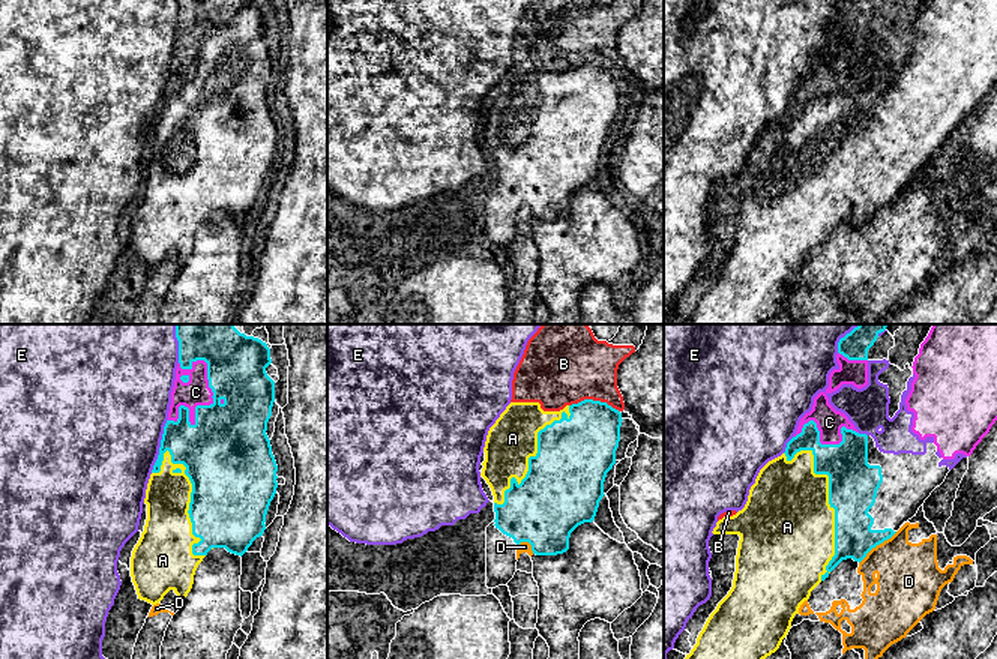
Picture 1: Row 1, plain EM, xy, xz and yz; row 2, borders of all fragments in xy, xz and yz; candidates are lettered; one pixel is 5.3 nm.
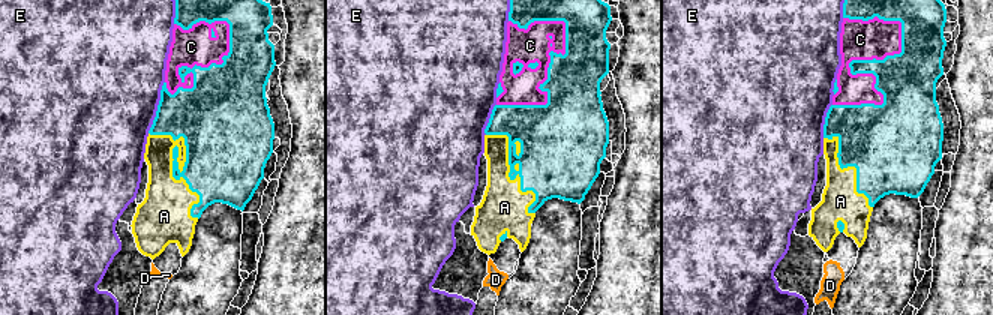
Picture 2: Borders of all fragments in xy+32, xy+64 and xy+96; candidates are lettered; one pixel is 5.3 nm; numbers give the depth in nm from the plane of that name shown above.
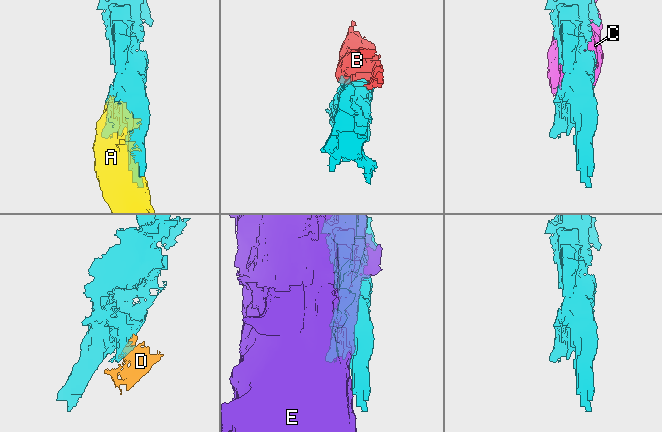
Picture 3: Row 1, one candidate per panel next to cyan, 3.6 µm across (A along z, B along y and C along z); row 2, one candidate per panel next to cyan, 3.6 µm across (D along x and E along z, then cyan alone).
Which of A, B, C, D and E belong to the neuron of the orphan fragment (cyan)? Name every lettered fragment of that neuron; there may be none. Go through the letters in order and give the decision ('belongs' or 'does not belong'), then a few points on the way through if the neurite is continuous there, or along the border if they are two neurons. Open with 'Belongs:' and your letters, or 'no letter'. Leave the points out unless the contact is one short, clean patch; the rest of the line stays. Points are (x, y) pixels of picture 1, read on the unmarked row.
Belongs: A, C
A: belongs
B: does not belong
C: belongs
D: does not belong; border along yz (897, 195), (877, 207), (859, 227)
E: does not belong

